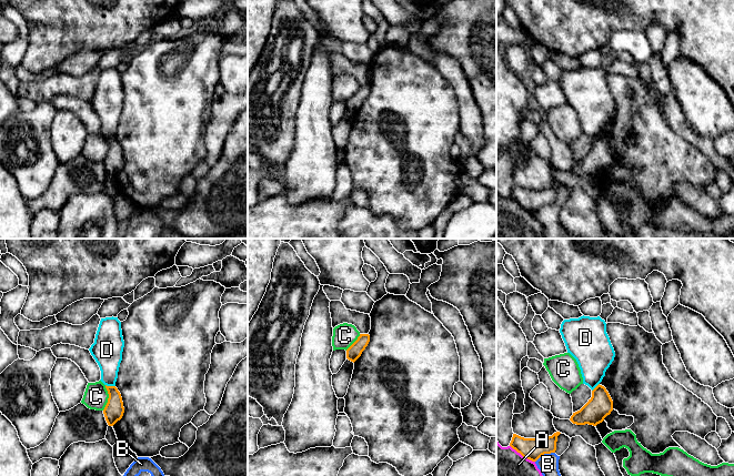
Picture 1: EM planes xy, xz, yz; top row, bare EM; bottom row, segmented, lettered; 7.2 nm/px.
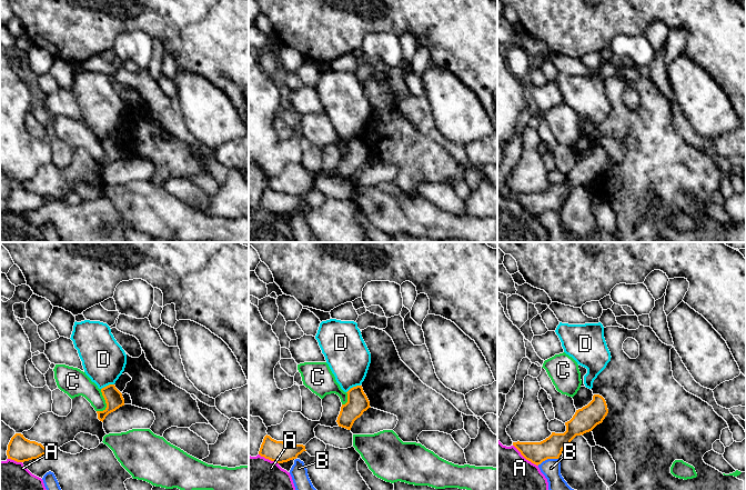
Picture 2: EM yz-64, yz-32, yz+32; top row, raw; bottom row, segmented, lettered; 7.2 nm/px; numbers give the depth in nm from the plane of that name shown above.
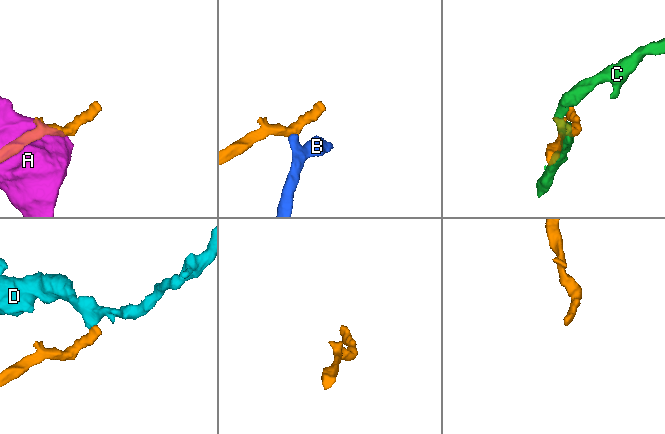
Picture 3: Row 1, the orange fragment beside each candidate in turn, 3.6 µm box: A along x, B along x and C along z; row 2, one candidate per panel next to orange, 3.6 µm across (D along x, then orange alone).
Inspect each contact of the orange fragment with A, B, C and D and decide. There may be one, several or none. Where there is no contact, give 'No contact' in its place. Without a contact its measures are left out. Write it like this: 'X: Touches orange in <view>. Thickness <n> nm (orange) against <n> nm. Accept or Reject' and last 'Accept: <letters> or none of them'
A: Touches orange in yz. Thickness 160 nm (orange) against 220 nm. Reject
B: Touches orange in yz. Thickness 160 nm (orange) against 150 nm. Reject
C: Touches orange in xy. Thickness 140 nm (orange) against 180 nm. Reject
D: Touches orange in xy. Thickness 140 nm (orange) against 200 nm. Reject
Accept: none of them

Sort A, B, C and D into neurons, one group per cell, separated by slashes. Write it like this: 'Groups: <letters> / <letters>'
Groups: A / B / C / D

